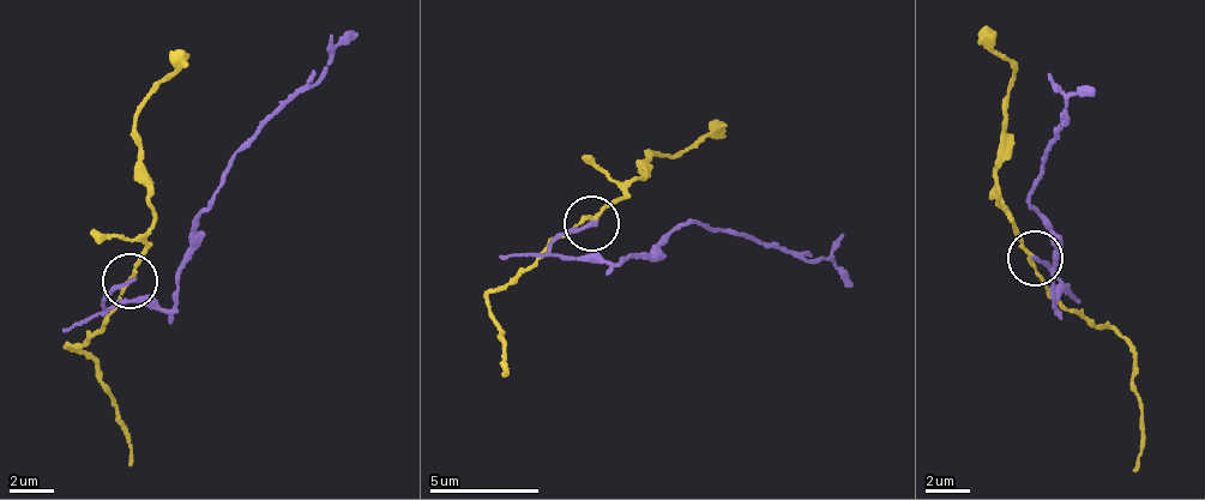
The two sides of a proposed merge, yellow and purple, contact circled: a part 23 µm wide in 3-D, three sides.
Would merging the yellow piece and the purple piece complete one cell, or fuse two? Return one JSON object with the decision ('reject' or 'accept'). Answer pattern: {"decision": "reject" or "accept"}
{"decision": "reject"}

